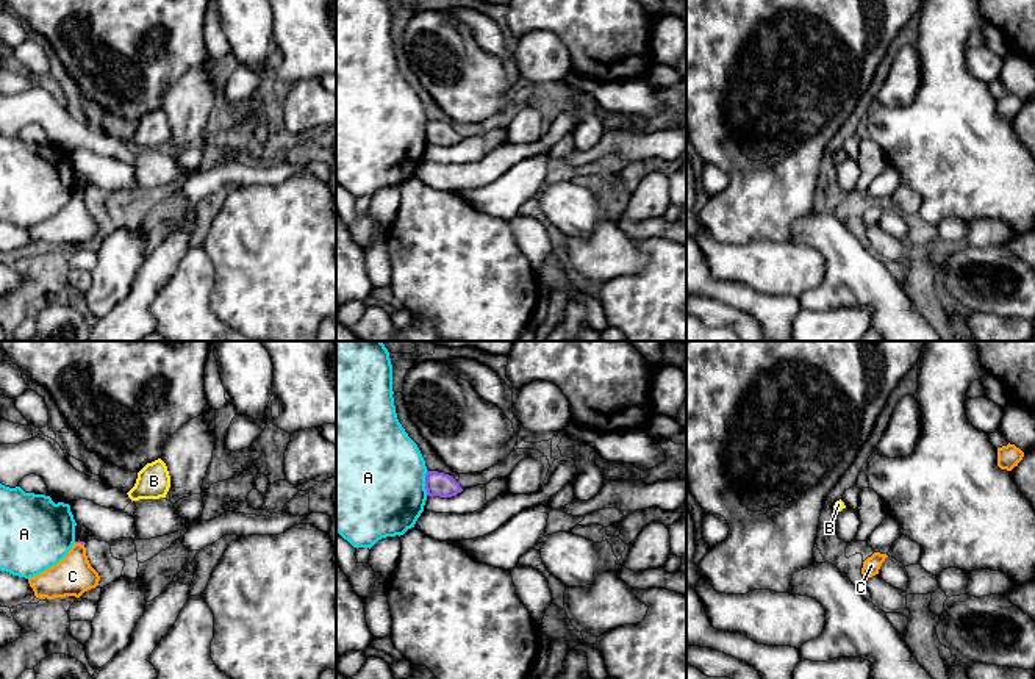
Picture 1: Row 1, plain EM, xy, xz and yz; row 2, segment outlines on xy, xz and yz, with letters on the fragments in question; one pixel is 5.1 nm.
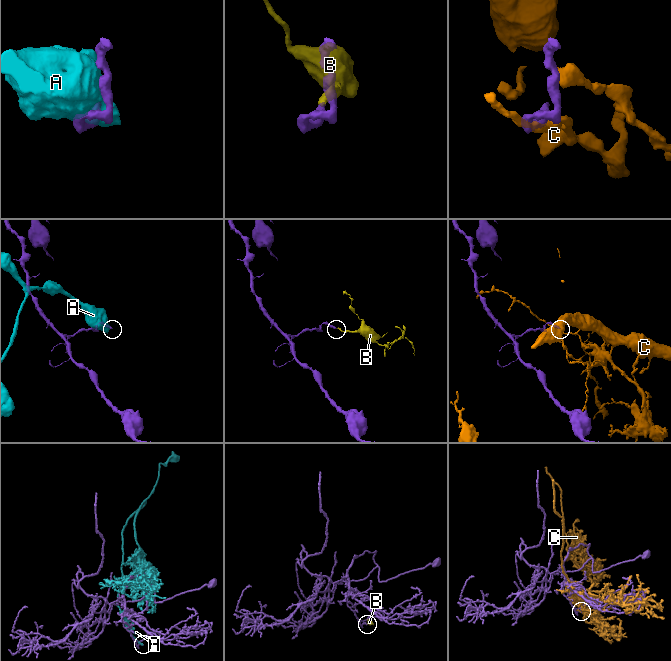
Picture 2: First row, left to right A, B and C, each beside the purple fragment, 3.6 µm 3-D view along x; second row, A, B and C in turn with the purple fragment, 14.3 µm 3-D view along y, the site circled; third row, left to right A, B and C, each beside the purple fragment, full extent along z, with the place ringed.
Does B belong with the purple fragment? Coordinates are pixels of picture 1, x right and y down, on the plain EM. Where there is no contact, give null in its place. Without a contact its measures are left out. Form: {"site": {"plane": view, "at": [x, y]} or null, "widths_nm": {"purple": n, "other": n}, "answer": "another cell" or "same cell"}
{"site": {"plane": "yz", "at": [837, 158]}, "widths_nm": {"purple": 30, "other": 50}, "answer": "same cell"}

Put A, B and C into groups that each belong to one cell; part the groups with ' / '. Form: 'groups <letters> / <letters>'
groups A / B / C

